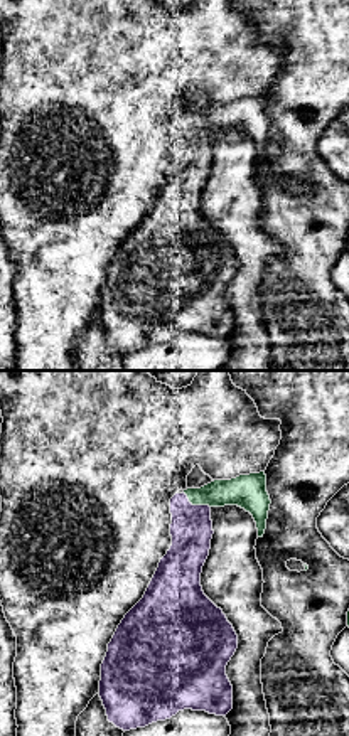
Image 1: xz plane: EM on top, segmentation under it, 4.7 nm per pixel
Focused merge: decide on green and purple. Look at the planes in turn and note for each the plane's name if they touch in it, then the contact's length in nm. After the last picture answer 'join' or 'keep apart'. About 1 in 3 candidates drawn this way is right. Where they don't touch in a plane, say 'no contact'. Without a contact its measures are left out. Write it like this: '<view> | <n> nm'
xz | 150 nm

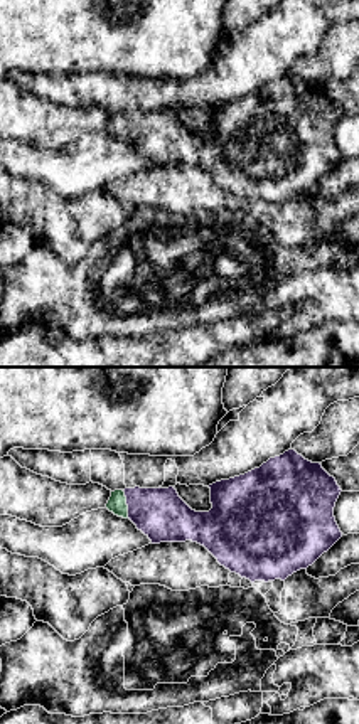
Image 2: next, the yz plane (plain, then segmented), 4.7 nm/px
yz | 140 nm

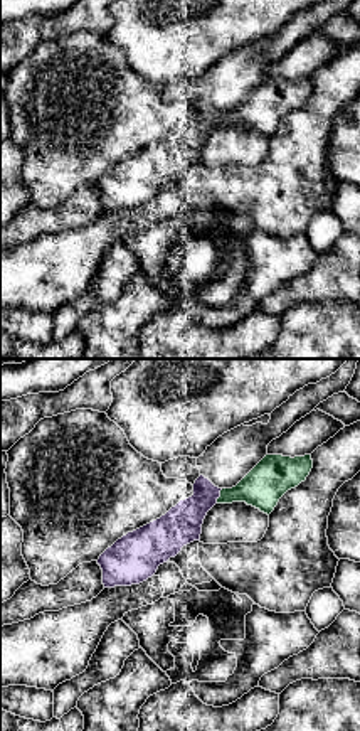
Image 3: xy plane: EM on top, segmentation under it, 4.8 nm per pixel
xy | 80 nm

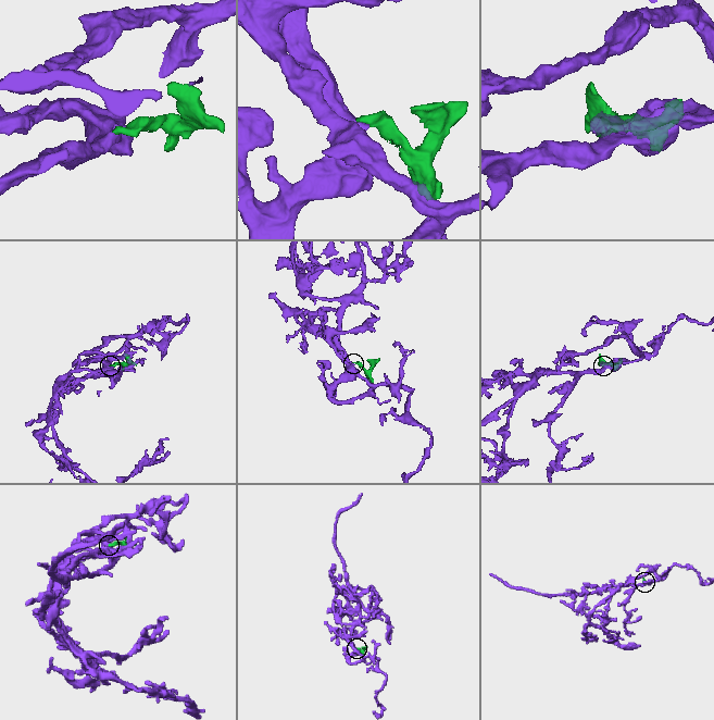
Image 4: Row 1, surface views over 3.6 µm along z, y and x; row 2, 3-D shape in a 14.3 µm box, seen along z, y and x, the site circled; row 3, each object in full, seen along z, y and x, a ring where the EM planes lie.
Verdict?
join

